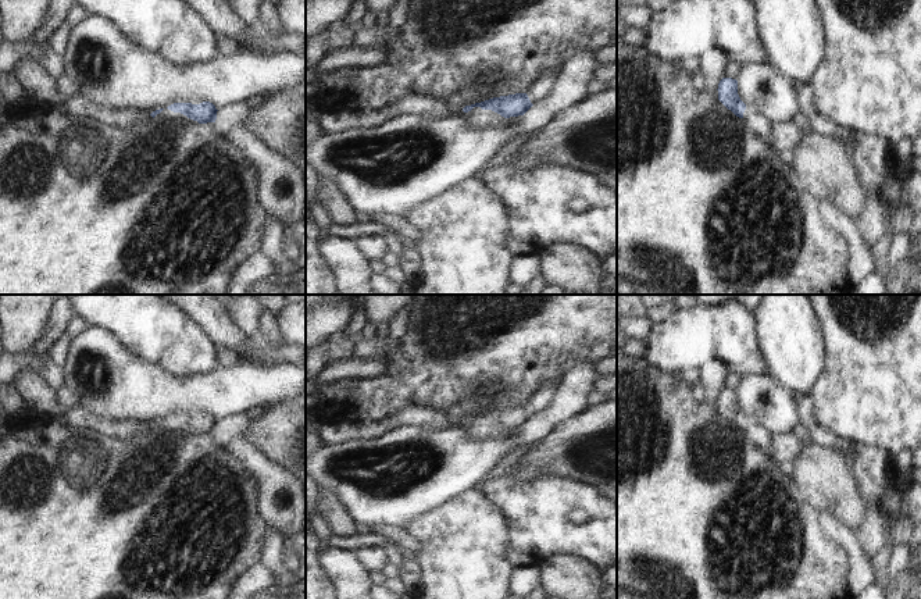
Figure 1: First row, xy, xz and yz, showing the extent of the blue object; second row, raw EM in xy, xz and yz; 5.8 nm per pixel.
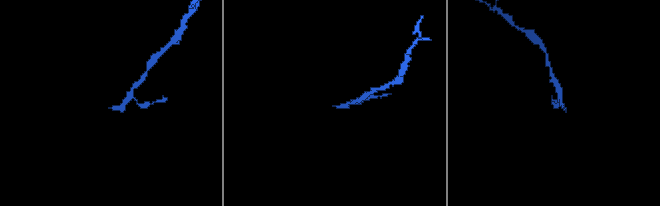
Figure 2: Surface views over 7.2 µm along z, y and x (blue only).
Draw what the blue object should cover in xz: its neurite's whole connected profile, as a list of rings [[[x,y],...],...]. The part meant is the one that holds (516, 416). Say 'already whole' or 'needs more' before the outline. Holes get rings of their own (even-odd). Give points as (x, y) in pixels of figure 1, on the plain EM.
needs more; [[[515,404],[465,417],[463,422],[467,424],[478,438],[488,438],[497,434],[501,428],[524,427],[532,417],[526,404]]]

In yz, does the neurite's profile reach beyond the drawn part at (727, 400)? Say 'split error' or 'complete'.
split error

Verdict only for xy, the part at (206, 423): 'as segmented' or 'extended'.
extended

